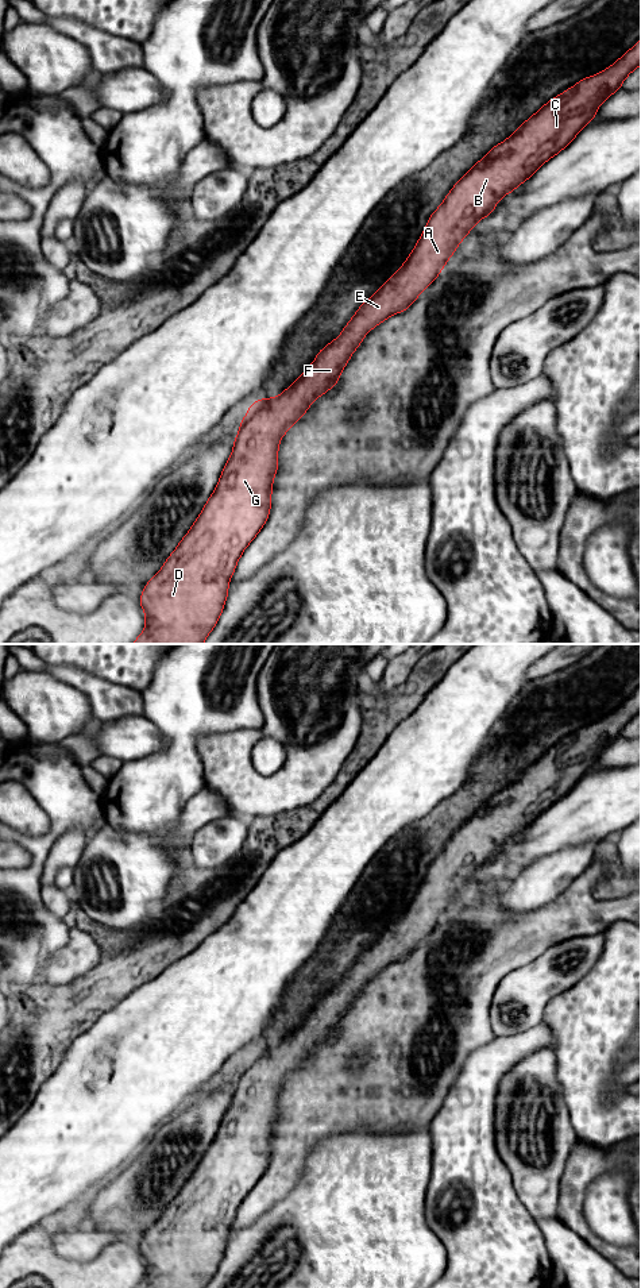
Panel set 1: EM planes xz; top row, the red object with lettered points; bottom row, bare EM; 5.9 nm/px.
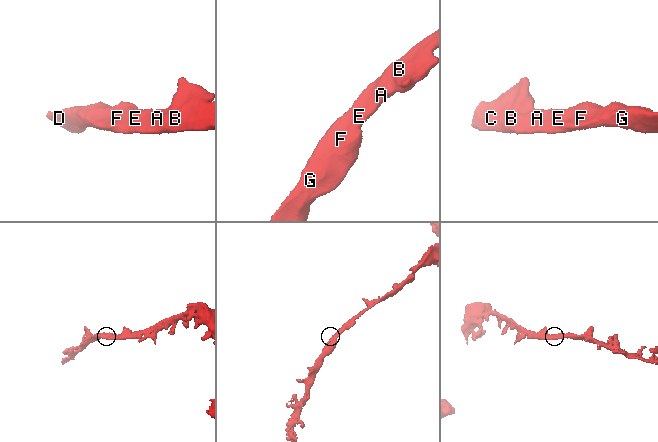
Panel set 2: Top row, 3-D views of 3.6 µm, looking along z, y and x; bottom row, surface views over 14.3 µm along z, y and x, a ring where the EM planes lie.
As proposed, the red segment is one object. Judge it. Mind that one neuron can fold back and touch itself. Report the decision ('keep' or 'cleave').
keep

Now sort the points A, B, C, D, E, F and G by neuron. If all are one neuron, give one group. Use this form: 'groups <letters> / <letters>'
groups A B C D E F G

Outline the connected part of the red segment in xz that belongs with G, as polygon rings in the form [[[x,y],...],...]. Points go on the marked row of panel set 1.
[[[641,39],[603,72],[580,80],[553,97],[506,140],[493,147],[464,174],[430,215],[426,228],[406,262],[378,292],[366,300],[341,335],[320,350],[314,362],[282,394],[255,401],[239,425],[232,454],[219,483],[190,531],[146,585],[139,603],[146,628],[132,644],[202,644],[216,626],[228,595],[229,579],[246,547],[266,524],[271,506],[273,479],[278,470],[278,446],[310,404],[337,383],[366,333],[395,313],[408,309],[440,274],[459,243],[498,201],[529,180],[544,162],[567,147],[596,115],[599,105],[641,65]]]

